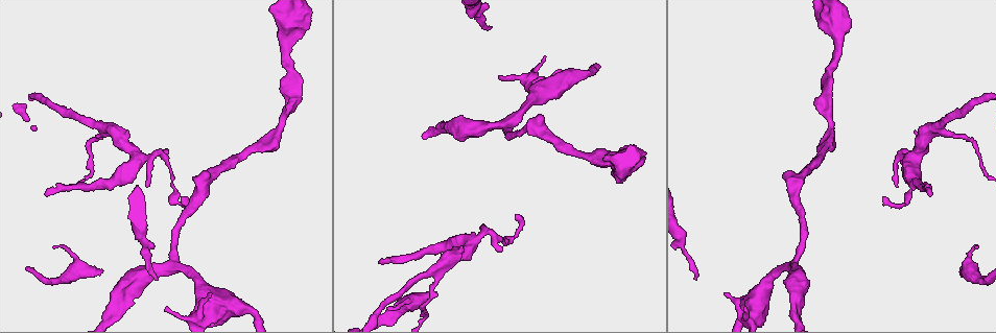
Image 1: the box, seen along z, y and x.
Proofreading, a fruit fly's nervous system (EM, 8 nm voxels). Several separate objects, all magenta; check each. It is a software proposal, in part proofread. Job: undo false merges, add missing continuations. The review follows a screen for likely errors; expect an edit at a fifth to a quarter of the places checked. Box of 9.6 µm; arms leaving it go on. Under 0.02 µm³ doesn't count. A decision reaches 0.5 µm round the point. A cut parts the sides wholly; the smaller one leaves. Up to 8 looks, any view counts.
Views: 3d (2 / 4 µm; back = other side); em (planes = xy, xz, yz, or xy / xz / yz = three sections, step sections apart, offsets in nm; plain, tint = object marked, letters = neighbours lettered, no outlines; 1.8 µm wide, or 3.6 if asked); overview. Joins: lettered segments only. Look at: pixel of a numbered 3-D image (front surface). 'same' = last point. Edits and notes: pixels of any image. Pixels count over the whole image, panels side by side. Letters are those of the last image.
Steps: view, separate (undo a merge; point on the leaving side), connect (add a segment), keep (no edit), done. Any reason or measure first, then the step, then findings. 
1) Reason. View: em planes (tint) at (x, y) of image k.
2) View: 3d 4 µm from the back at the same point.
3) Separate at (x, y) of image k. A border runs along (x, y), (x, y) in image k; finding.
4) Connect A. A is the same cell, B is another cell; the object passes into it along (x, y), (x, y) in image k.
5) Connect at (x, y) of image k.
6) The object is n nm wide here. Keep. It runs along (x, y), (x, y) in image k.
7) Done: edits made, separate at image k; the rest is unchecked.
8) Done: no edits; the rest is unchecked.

An open end. View: em planes (letters) at (380, 261) of image 1.

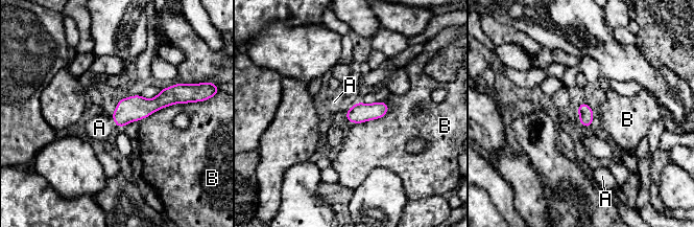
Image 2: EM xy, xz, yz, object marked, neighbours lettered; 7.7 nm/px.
The object is 110 nm wide here. Connect A. A is the same cell, B is another cell; the object passes into it along (135, 108), (114, 120), (99, 128) in image 2; it goes on there.

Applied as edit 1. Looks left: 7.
Redraw. View: overview.

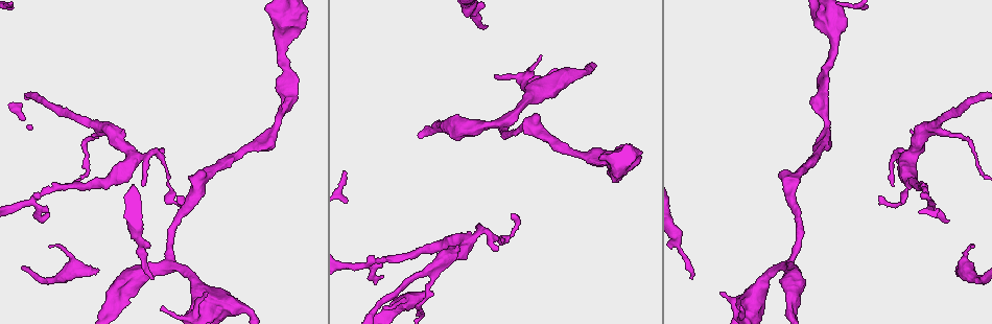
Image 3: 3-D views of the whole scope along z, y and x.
Abrupt turn. View: 3d 2 µm at (134, 159) of image 3.

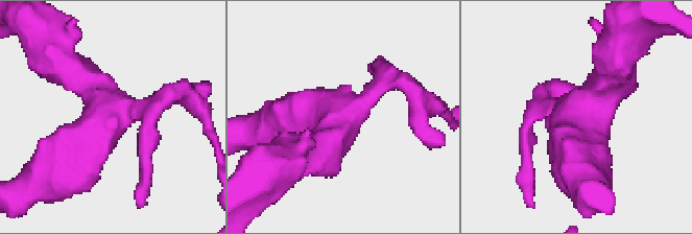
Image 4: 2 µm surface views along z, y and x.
Shape alone is not enough. View: em yz step 8 (tint) at (580, 115) of image 4.

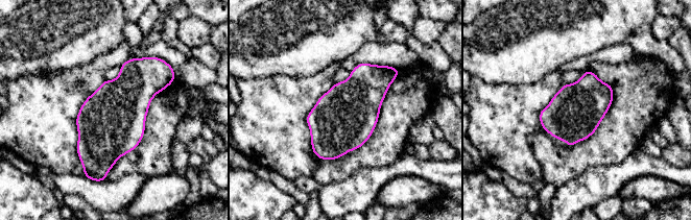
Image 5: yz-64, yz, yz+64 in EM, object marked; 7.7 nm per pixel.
Cut it another way. View: em planes (letters) at the same point.

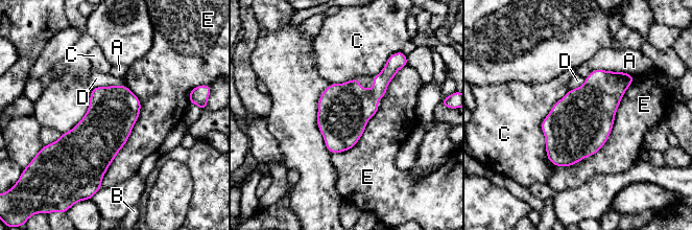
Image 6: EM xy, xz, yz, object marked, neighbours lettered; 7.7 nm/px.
Keep. A, B, C, D and E are other cells; a border runs along (634, 75), (605, 143), (553, 165) in image 6; all the same cell.

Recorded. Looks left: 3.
Thin end. View: 3d 4 µm at (495, 75) of image 3.

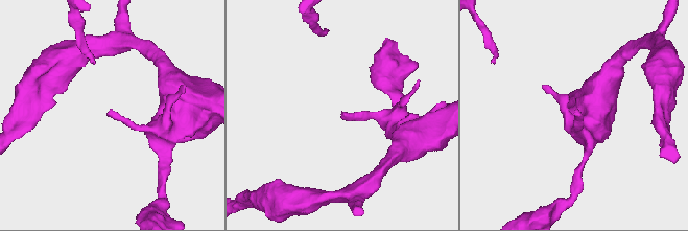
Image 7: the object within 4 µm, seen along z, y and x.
View: em planes (letters) at (106, 115) of image 7.

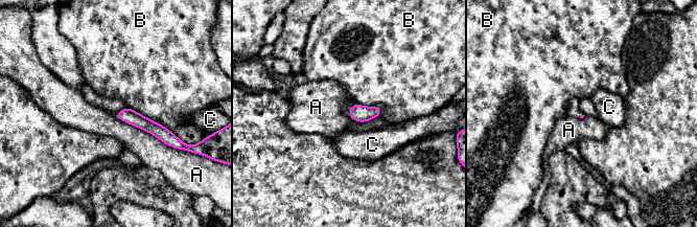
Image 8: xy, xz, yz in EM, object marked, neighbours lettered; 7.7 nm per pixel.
Keep. A, B and C are other cells; it runs along (118, 115), (129, 115), (173, 138) in image 8; none of them fits.

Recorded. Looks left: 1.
Done: edits made, connect at image 2; the rest is unchecked.

